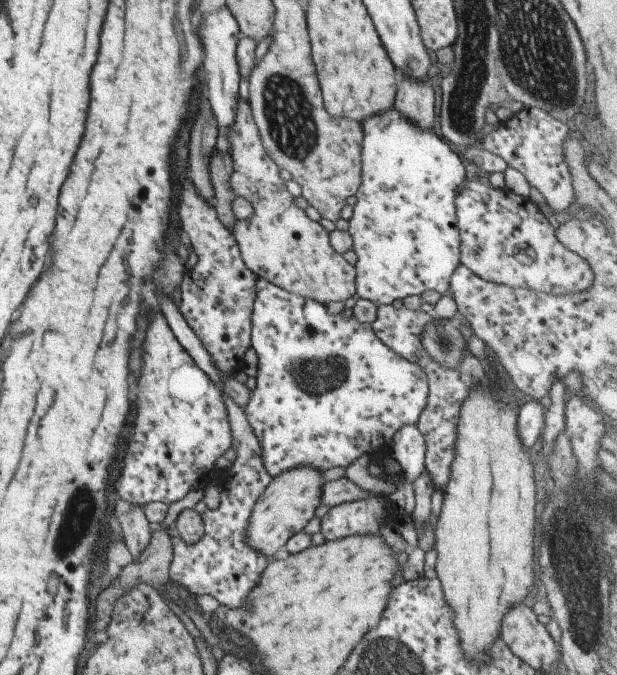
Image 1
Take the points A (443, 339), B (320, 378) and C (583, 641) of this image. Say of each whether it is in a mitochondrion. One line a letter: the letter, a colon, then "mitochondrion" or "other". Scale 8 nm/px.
A: mitochondrion
B: mitochondrion
C: other

